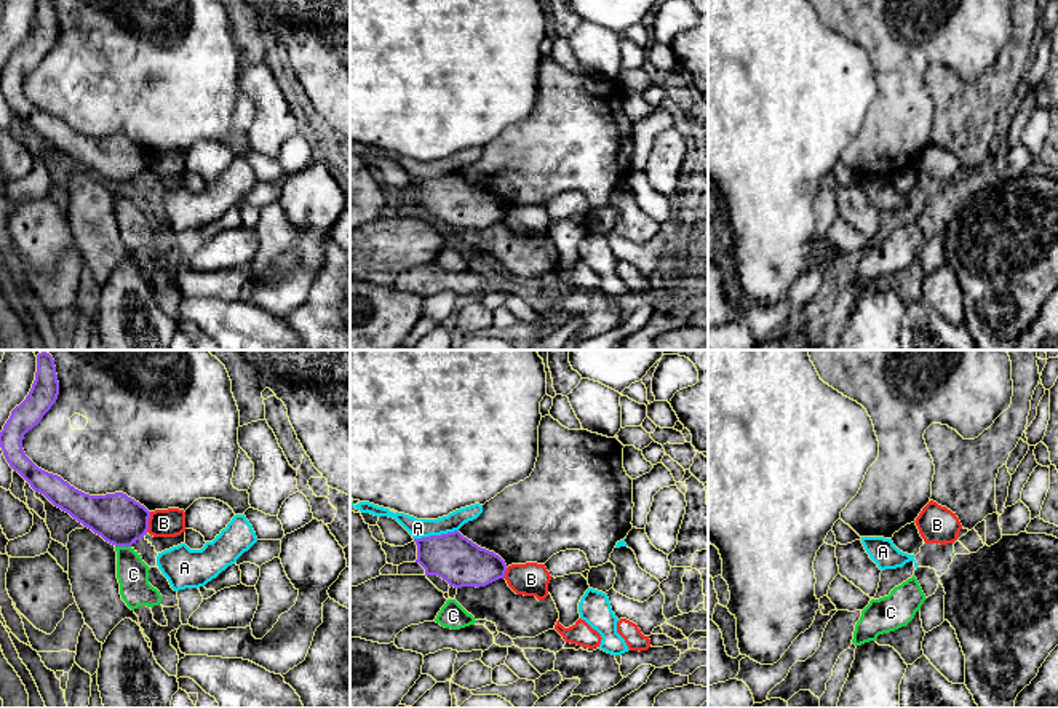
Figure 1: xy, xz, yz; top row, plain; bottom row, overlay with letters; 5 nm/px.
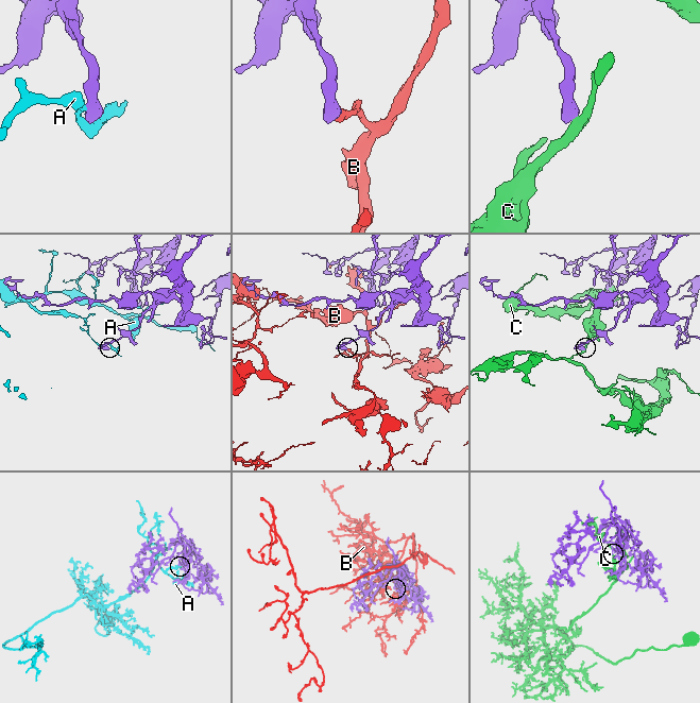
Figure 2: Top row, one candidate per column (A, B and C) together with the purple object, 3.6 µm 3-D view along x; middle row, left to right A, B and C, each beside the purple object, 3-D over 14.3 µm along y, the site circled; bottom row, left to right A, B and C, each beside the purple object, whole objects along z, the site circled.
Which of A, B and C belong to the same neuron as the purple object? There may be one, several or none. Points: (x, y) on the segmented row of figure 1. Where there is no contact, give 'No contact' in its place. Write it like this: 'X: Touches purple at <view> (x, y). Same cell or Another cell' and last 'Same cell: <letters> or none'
A: Touches purple at xz (435, 536). Another cell
B: Touches purple at xy (147, 521). Another cell
C: Touches purple at xy (123, 545). Another cell
Same cell: none

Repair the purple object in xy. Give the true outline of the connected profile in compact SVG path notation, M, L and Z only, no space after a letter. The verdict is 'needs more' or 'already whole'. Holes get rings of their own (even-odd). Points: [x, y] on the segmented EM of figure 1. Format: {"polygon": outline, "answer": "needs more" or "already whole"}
{"polygon": "M50 353L37 355L37 372L26 400L11 411L0 432L0 447L10 467L35 492L43 494L54 507L101 535L115 547L131 547L149 531L150 511L123 492L89 495L61 476L38 468L24 452L24 435L51 409L59 395L54 360Z", "answer": "already whole"}

